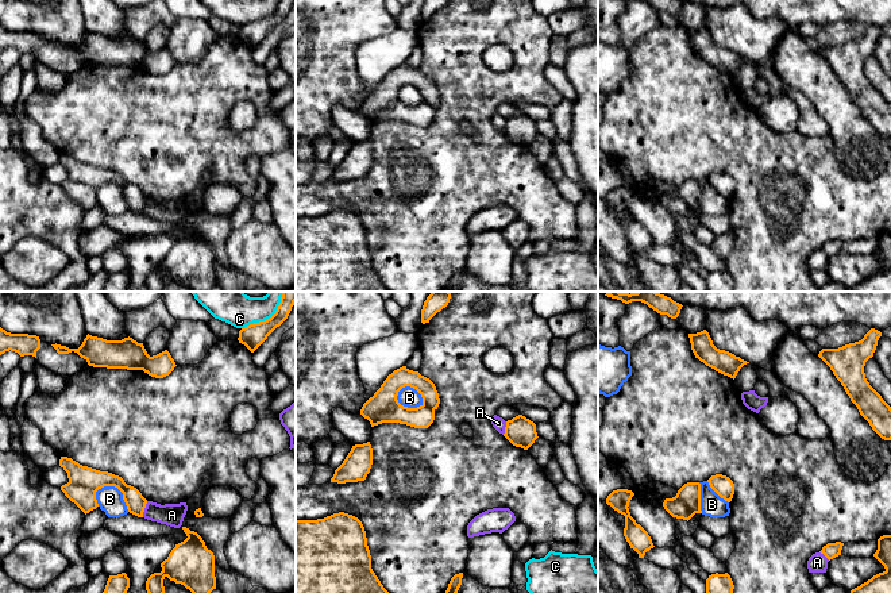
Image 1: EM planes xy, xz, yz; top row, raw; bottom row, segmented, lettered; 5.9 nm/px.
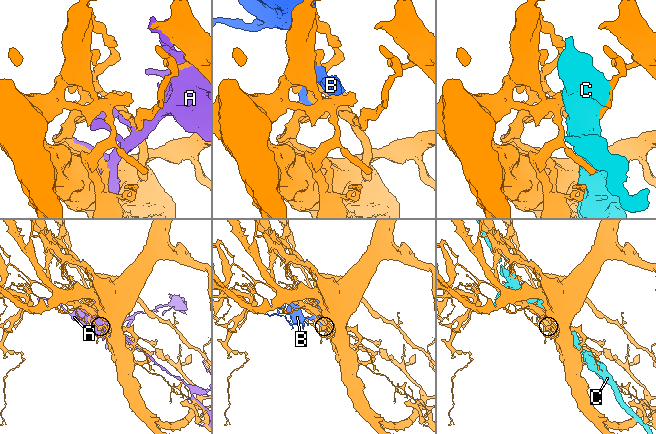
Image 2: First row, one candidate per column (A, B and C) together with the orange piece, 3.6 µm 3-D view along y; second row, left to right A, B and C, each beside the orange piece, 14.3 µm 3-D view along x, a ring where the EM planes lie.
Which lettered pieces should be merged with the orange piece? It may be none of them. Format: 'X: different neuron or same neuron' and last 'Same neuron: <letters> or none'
A: different neuron
B: different neuron
C: different neuron
Same neuron: none

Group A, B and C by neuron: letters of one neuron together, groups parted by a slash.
A / B / C

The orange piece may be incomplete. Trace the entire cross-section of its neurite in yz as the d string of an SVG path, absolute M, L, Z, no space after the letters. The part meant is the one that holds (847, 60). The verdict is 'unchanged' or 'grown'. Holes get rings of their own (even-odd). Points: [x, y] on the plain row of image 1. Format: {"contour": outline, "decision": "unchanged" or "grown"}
{"contour": "M871 26L861 38L838 46L822 46L818 54L830 65L872 127L882 136L891 138L891 104L869 82L864 70L880 34L880 28Z", "decision": "unchanged"}

